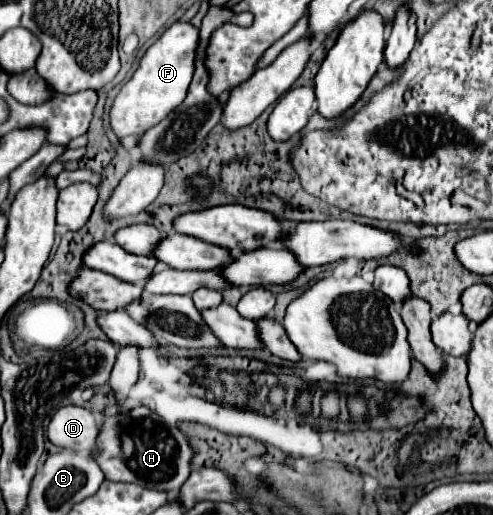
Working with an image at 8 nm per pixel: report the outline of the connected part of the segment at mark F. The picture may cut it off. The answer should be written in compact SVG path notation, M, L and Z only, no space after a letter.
M176 21L160 35L160 39L154 45L146 49L138 69L134 71L130 81L124 83L110 109L110 127L118 139L124 139L128 135L140 137L150 127L158 125L174 107L178 107L184 101L194 73L196 45L198 29L194 29L190 23Z

